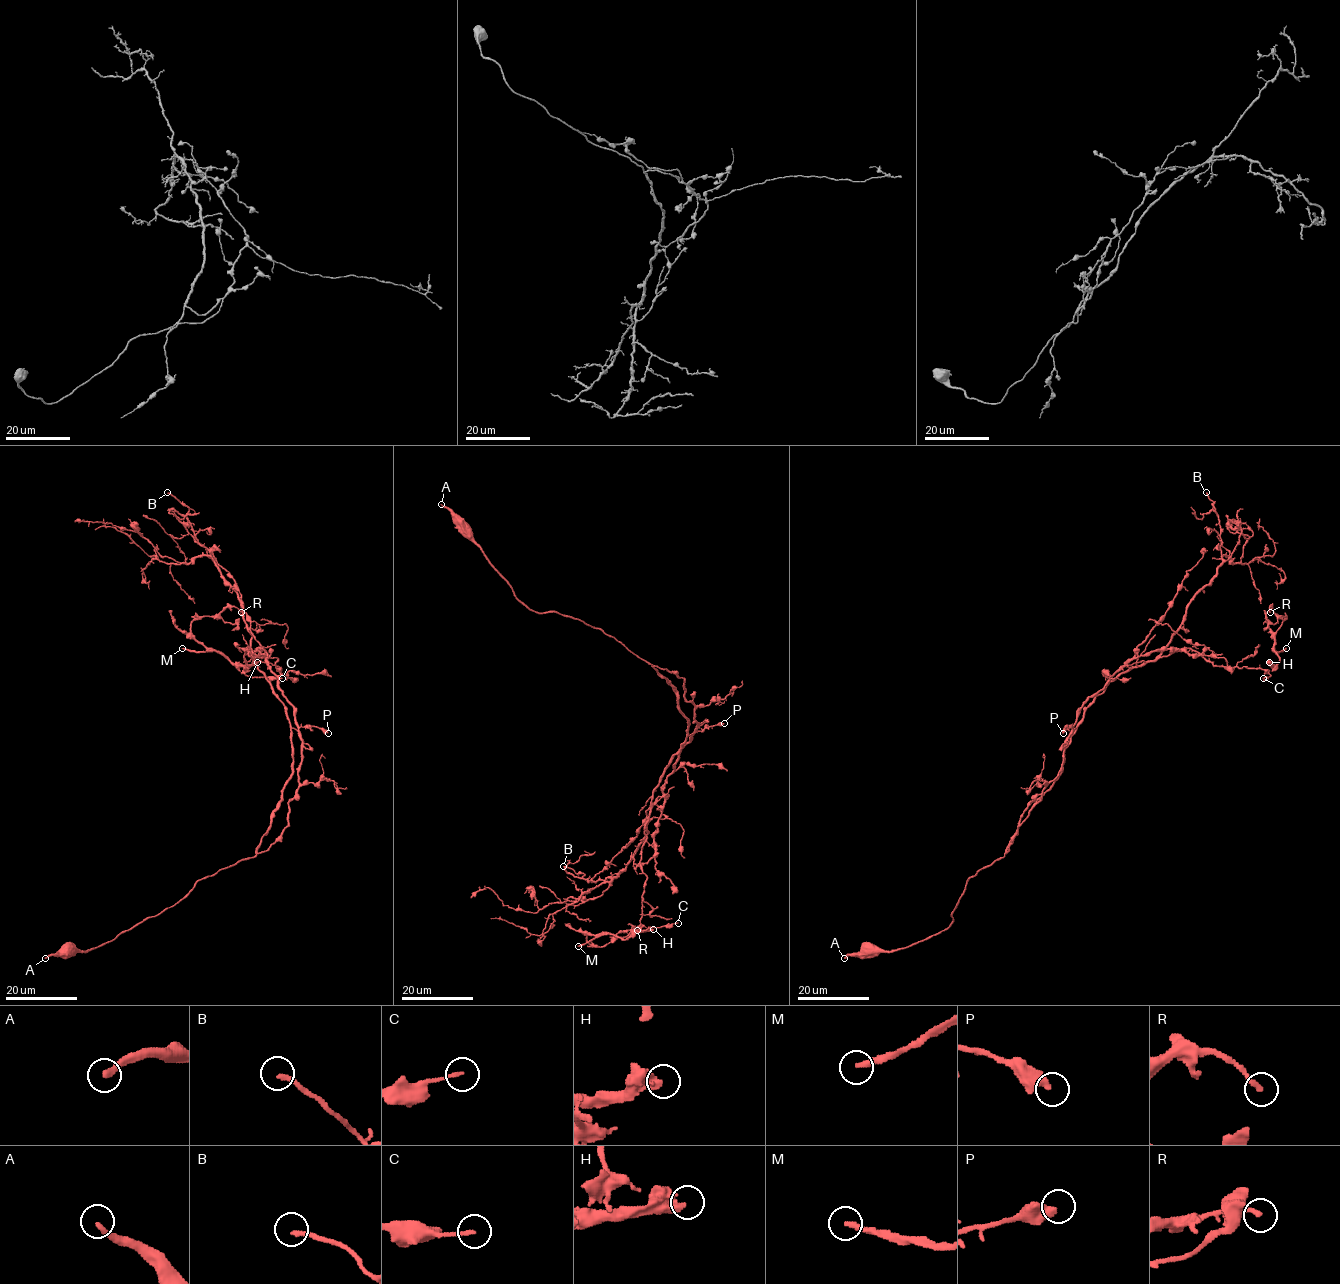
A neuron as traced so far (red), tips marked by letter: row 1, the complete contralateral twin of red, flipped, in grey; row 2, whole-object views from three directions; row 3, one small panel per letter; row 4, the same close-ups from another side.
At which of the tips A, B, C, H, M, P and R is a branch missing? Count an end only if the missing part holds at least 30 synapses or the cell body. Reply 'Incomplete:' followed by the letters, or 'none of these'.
Incomplete: none of these

